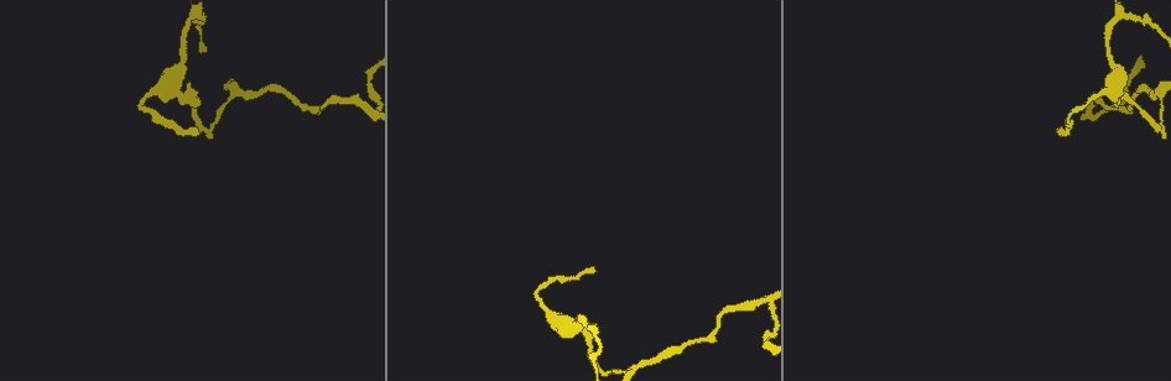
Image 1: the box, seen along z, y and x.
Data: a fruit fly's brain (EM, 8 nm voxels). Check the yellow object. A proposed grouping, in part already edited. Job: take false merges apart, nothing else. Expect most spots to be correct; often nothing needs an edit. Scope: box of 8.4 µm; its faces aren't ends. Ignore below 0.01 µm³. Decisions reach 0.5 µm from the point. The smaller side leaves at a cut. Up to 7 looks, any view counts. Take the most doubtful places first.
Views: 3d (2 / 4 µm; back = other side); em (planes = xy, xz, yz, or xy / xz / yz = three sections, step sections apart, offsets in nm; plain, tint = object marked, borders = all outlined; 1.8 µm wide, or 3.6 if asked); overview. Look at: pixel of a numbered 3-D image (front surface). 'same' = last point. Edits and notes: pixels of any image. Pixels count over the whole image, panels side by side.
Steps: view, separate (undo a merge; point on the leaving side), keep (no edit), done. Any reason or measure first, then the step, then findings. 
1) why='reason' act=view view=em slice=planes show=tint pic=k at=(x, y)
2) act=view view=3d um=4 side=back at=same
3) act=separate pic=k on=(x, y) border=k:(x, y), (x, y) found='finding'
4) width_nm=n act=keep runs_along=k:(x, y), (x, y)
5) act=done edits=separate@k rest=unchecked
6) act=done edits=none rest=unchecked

why='sharp bend' act=view view=em slice=yz step=16 show=plain pic=1 at=(1155, 125)

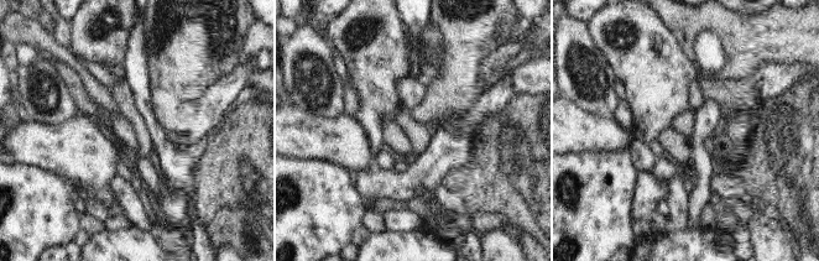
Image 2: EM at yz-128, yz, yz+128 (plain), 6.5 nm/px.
why='with the object marked' act=view view=em slice=yz step=16 show=tint at=same

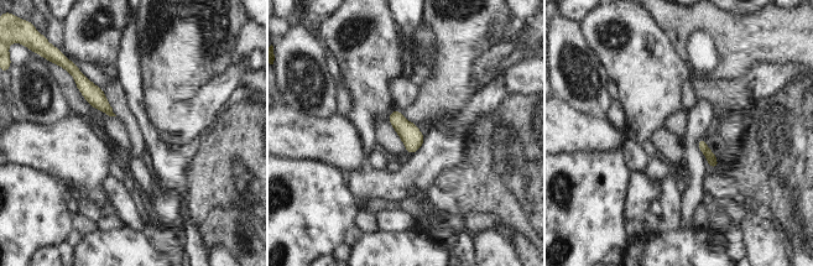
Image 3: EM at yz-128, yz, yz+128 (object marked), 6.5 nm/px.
width_nm=140 act=keep found='continuous, no second neuron'

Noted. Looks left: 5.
why='abrupt turn' act=view view=em um=3.6 slice=planes show=plain pic=1 at=(1115, 19)

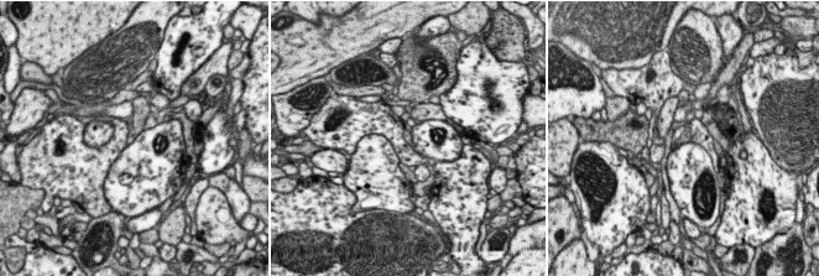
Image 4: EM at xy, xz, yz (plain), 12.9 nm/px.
why='see the neighbours' act=view view=em um=3.6 slice=planes show=borders at=same

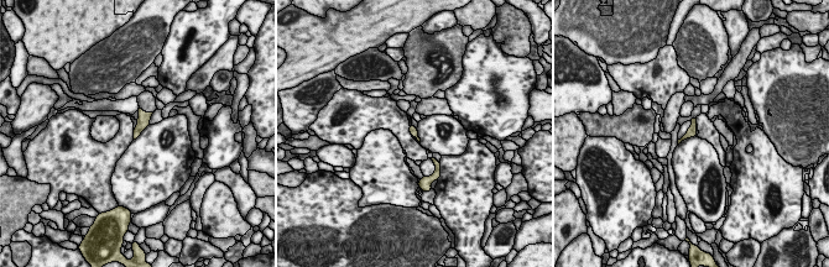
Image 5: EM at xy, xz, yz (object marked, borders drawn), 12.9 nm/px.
act=keep found='continuous, no second neuron'

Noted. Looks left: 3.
act=view view=3d um=4 side=back pic=1 at=(717, 320)

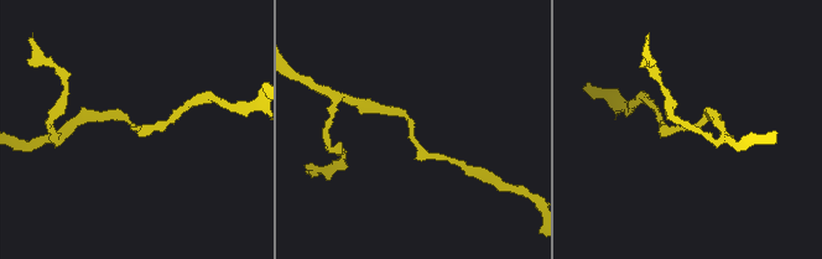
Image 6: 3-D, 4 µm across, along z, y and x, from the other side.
why='now the EM' act=view view=em slice=planes show=borders pic=6 at=(414, 125)

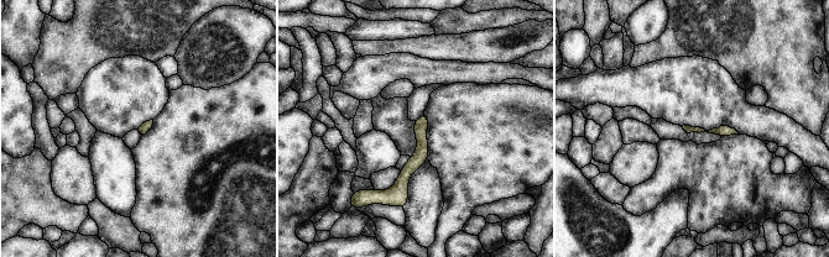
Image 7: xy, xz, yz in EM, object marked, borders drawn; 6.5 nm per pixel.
width_nm=50 act=keep runs_along=7:(423, 117), (402, 202) found='one neuron here'

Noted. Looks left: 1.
act=done edits=none rest=unchecked

